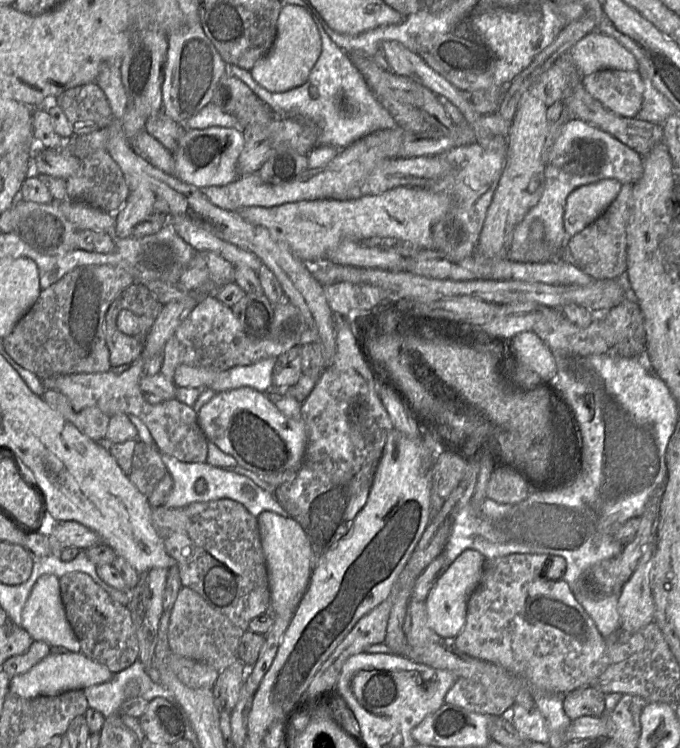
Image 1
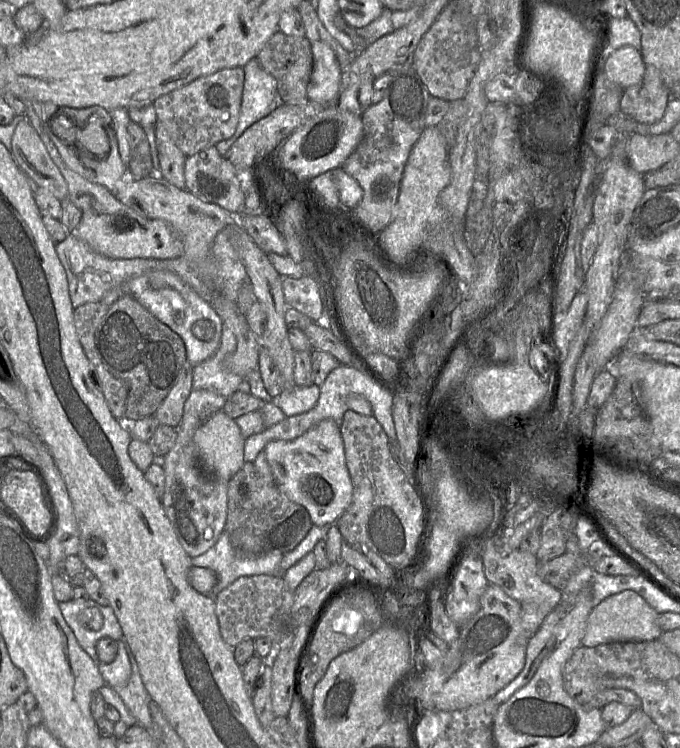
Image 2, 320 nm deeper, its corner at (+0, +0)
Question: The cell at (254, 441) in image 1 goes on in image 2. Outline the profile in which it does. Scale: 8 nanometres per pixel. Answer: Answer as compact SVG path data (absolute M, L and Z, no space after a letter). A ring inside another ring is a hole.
M324 419L291 441L270 441L263 452L278 489L305 507L315 526L330 527L351 505L353 483L346 464L340 427L334 420Z

